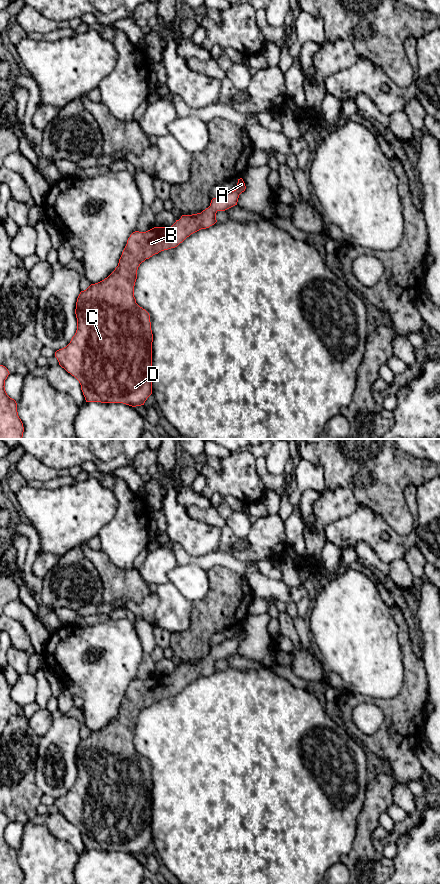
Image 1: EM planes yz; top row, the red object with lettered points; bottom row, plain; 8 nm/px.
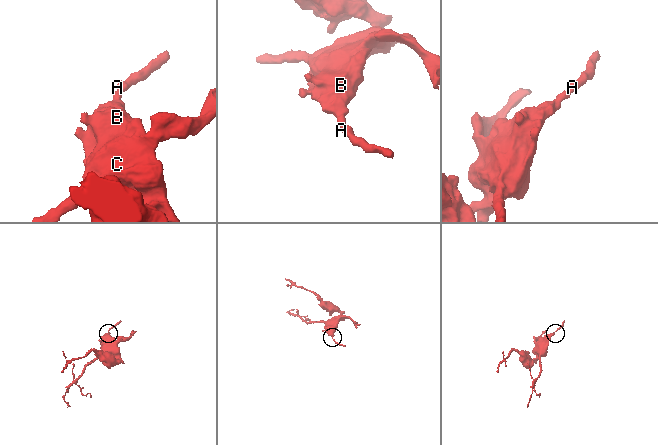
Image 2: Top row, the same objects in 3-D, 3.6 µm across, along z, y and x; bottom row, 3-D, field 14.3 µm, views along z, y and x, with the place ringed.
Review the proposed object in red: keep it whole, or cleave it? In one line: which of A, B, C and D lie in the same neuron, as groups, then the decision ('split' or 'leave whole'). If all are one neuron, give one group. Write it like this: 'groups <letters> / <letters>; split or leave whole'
groups A B C D; leave whole

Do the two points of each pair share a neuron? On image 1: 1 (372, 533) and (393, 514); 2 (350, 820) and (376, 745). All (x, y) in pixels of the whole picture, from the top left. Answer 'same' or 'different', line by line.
1: different
2: different

